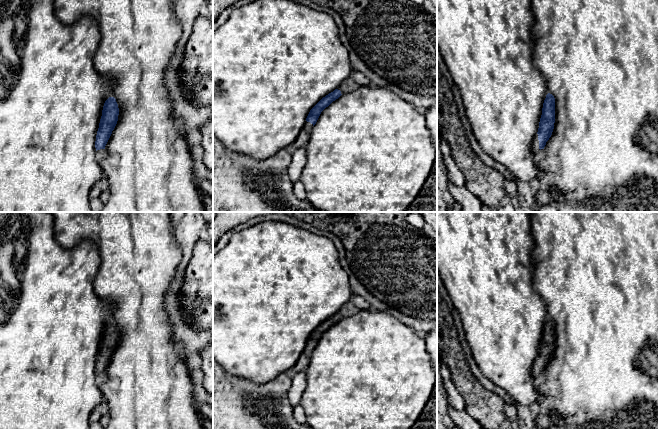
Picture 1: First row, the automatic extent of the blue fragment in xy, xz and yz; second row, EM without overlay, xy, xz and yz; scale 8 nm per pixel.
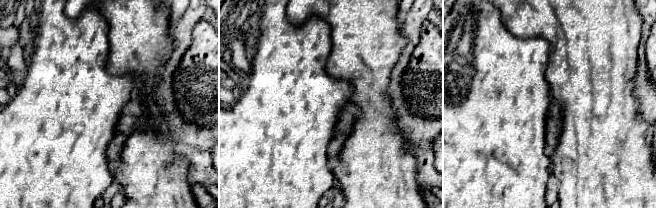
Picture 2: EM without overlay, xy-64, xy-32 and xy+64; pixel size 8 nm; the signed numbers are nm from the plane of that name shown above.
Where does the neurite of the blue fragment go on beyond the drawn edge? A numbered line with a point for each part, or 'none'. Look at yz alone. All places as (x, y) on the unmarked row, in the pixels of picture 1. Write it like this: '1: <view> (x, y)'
1: yz (535, 369)

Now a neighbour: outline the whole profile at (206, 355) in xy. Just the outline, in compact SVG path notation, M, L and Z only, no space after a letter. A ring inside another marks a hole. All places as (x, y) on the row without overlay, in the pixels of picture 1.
M213 343L200 353L200 357L202 386L207 393L213 394Z

